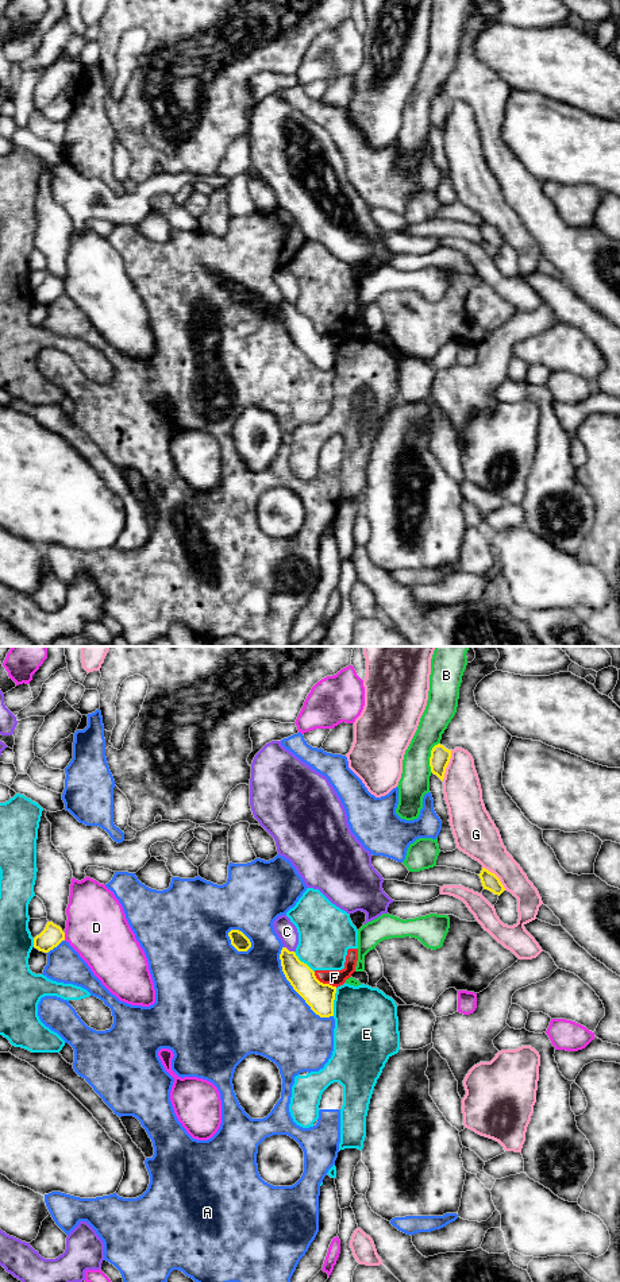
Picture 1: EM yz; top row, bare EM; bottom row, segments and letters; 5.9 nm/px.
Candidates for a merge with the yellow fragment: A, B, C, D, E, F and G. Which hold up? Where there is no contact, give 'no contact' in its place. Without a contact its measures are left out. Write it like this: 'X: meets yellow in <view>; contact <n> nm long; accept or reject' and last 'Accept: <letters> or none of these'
A: meets yellow in yz; contact 500 nm long; reject
B: meets yellow in yz; contact 190 nm long; reject
C: meets yellow in yz; contact 70 nm long; reject
D: meets yellow in yz; contact 50 nm long; reject
E: meets yellow in yz; contact 170 nm long; reject
F: meets yellow in yz; contact 170 nm long; reject
G: meets yellow in yz; contact 190 nm long; reject
Accept: none of these

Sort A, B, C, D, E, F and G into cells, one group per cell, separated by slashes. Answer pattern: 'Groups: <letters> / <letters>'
Groups: A / B / C / D / E F / G

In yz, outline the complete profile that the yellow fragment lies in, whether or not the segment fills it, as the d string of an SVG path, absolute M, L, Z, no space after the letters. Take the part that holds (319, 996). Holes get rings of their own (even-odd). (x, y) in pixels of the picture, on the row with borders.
M282 947L280 959L286 980L311 1009L320 1018L334 1016L336 986L320 982L315 972L286 947Z

